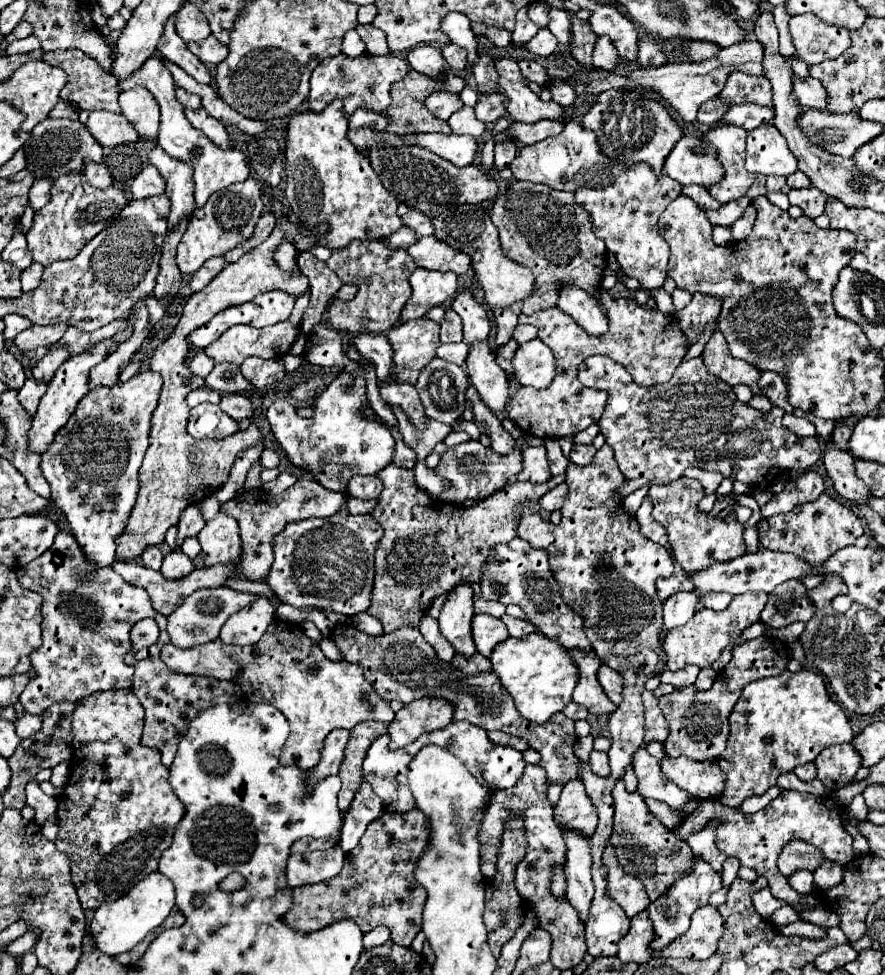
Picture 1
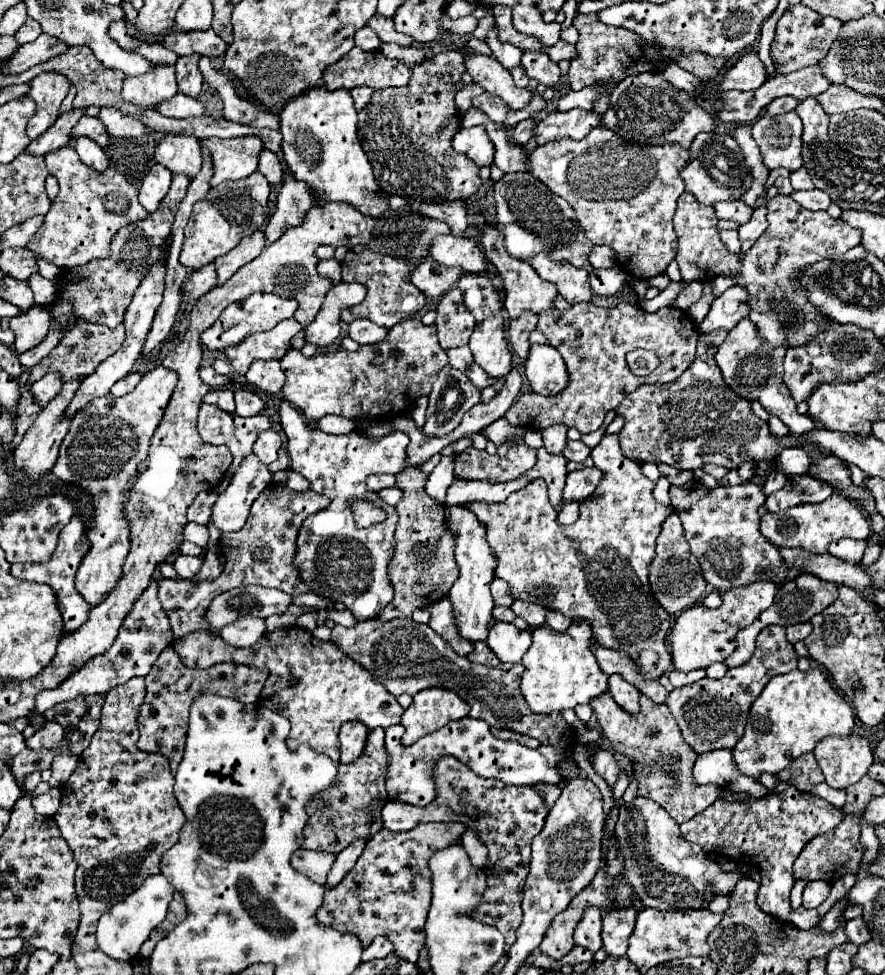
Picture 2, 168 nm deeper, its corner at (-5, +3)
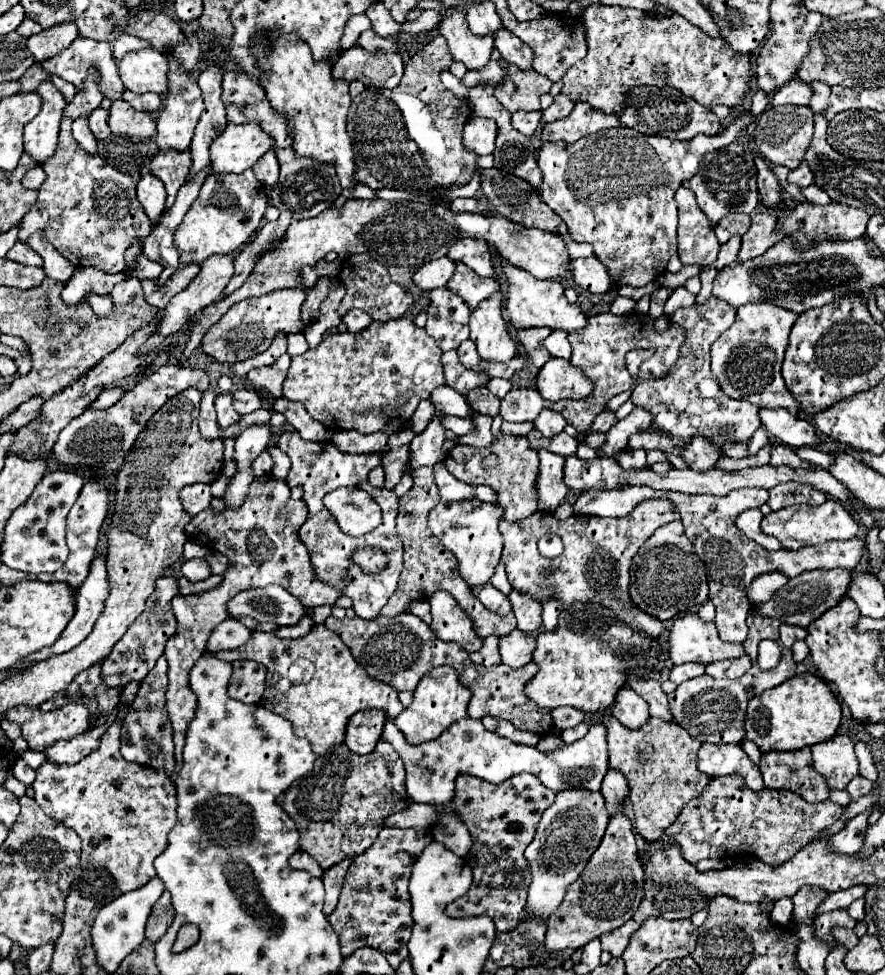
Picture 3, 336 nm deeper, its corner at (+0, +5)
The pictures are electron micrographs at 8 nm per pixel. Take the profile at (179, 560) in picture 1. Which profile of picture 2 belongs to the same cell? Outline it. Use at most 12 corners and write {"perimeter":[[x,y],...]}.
{"perimeter":[[178,556],[174,568],[180,578],[194,578],[202,558]]}

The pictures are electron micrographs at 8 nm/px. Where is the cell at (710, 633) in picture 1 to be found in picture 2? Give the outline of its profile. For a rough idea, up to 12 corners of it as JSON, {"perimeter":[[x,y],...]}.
{"perimeter":[[774,582],[718,590],[672,634],[672,662],[690,672],[724,662],[736,634],[776,596]]}

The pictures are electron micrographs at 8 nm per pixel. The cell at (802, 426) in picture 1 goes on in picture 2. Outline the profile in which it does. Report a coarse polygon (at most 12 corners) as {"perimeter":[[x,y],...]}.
{"perimeter":[[744,318],[716,352],[724,382],[790,434],[814,430],[782,386],[786,346]]}

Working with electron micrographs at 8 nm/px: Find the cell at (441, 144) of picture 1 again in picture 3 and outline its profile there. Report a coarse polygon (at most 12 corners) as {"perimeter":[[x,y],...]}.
{"perimeter":[[471,118],[463,132],[465,148],[493,154],[497,124]]}

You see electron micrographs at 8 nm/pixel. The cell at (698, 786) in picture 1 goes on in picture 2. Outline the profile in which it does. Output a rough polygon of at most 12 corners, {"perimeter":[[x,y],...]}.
{"perimeter":[[730,750],[702,754],[694,782],[742,790],[756,798],[768,788],[746,778]]}

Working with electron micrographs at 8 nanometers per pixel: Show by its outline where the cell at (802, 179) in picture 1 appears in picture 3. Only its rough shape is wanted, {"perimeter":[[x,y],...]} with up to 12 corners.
{"perimeter":[[803,160],[787,178],[791,184],[807,188],[813,184],[813,172]]}

